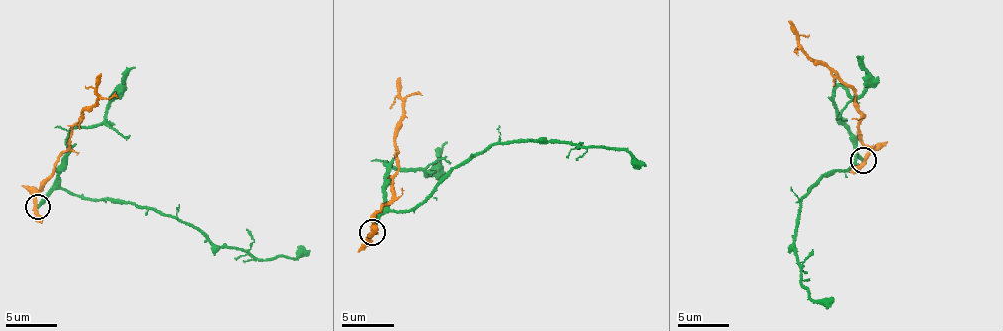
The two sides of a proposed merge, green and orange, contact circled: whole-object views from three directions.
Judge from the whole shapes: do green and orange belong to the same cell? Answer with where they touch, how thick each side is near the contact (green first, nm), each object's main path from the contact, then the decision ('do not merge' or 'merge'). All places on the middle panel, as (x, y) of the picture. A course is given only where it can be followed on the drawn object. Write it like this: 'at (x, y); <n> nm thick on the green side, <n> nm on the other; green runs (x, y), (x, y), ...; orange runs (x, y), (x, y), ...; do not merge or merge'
at (372, 232); 240 nm thick on the green side, 280 nm on the other; green runs (372, 232), (377, 218), (389, 211), (416, 209), (456, 167), (490, 145), (564, 141), (626, 150), (639, 167); orange runs (372, 232), (372, 216), (389, 202), (392, 178), (398, 168), (394, 127), (403, 113), (400, 77); do not merge

